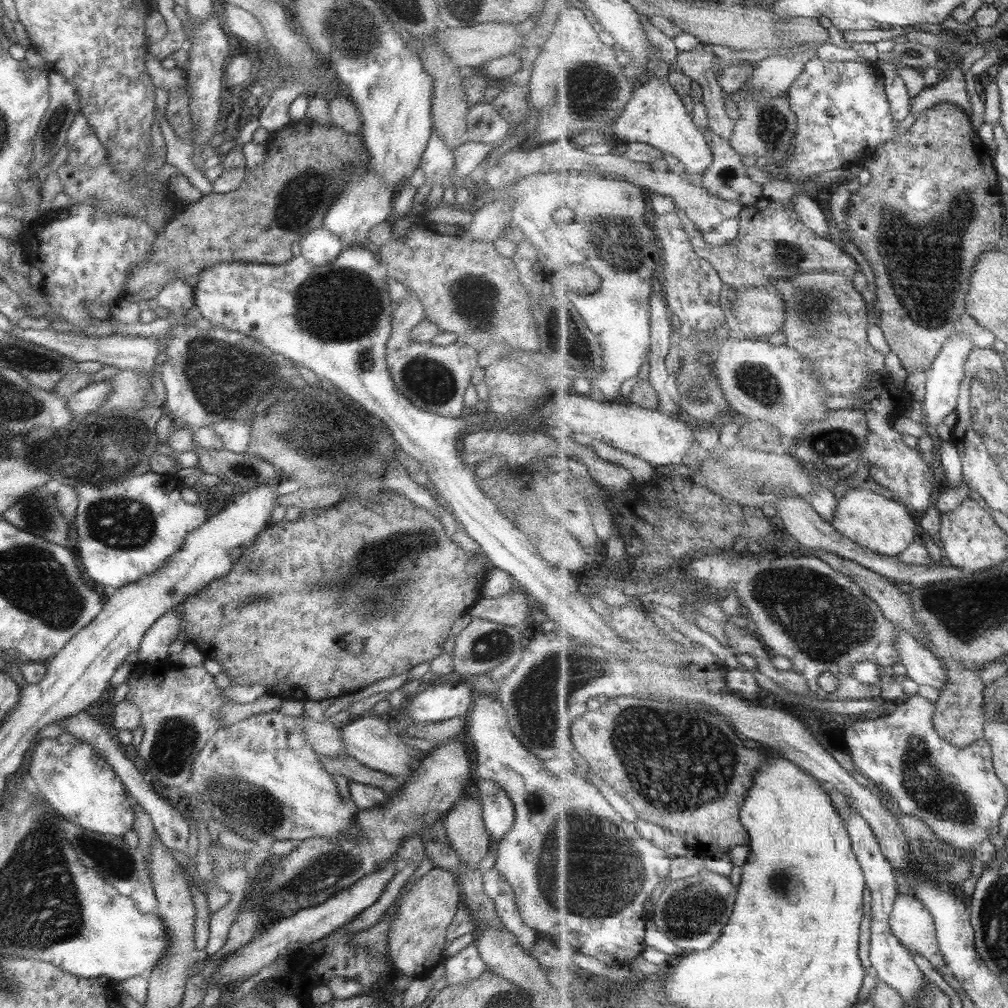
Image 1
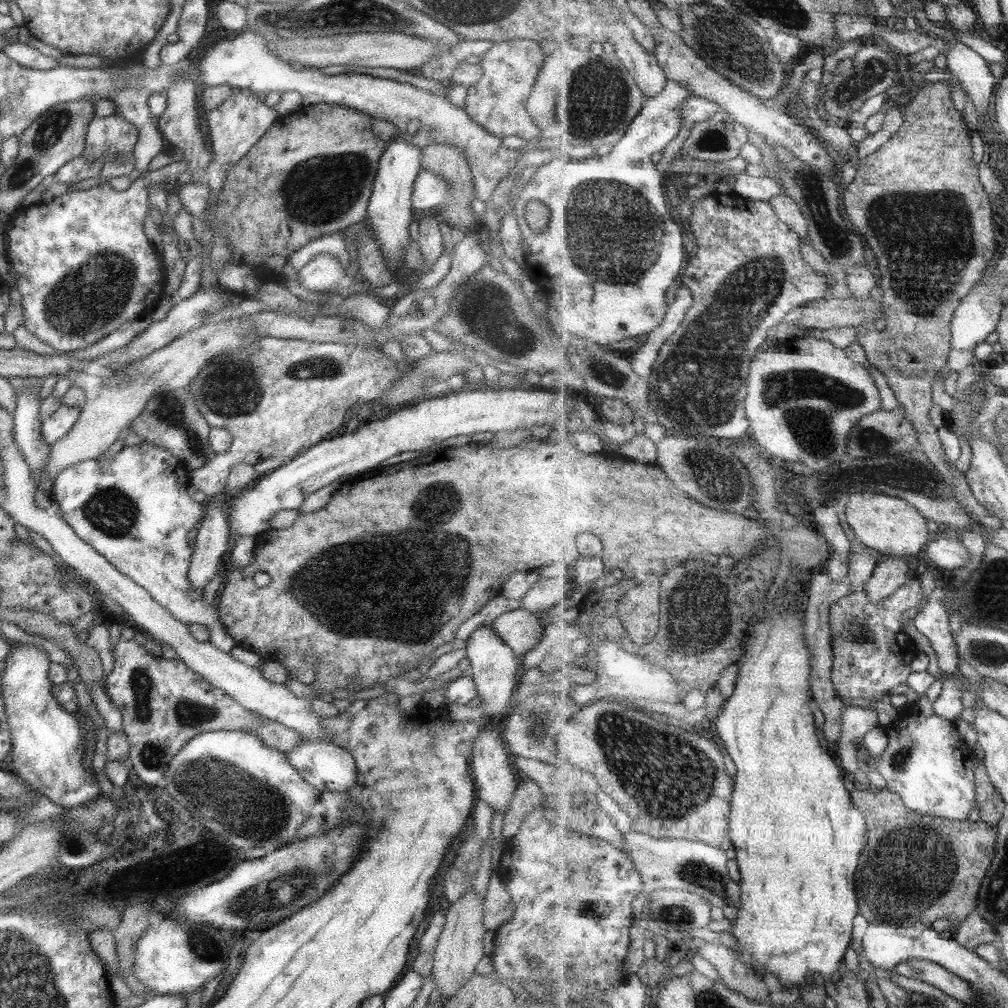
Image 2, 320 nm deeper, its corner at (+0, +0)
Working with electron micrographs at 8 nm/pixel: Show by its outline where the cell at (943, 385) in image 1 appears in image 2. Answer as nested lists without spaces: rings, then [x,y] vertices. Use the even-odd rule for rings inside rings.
[[[993,272],[984,275],[956,310],[951,334],[953,350],[974,350],[978,344],[988,340],[989,334],[996,332],[1004,308],[999,295],[995,295],[995,281],[991,283],[992,280]]]

